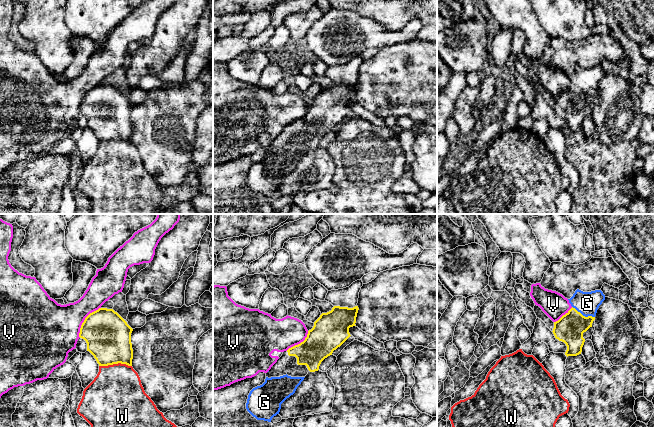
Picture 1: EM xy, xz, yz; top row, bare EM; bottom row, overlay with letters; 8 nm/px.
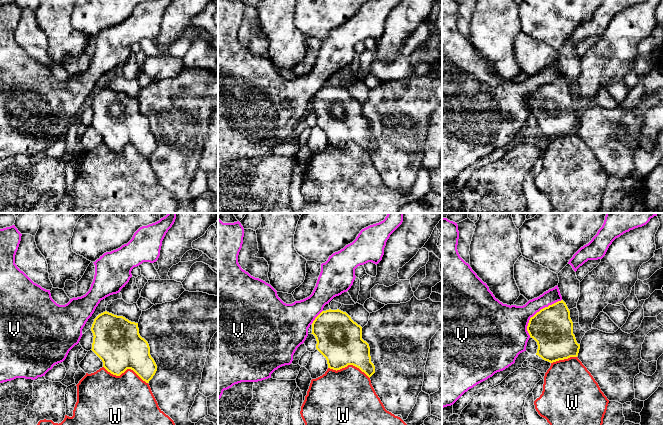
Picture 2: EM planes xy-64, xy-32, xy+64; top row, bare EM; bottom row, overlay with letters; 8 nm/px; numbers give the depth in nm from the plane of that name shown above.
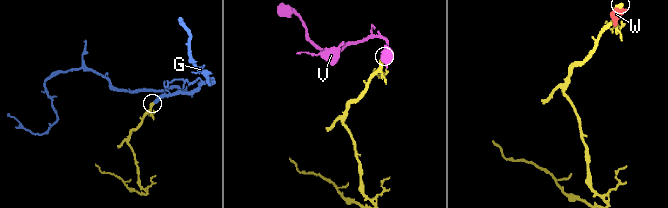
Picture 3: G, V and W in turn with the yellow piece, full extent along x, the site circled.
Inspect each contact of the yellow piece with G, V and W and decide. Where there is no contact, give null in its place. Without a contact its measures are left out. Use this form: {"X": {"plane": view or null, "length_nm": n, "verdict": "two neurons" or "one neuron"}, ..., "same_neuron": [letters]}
{"G": {"plane": "yz", "length_nm": 200, "verdict": "one neuron"}, "V": {"plane": "xy", "length_nm": 300, "verdict": "two neurons"}, "W": {"plane": "xy", "length_nm": 260, "verdict": "two neurons"}, "same_neuron": ["G"]}

